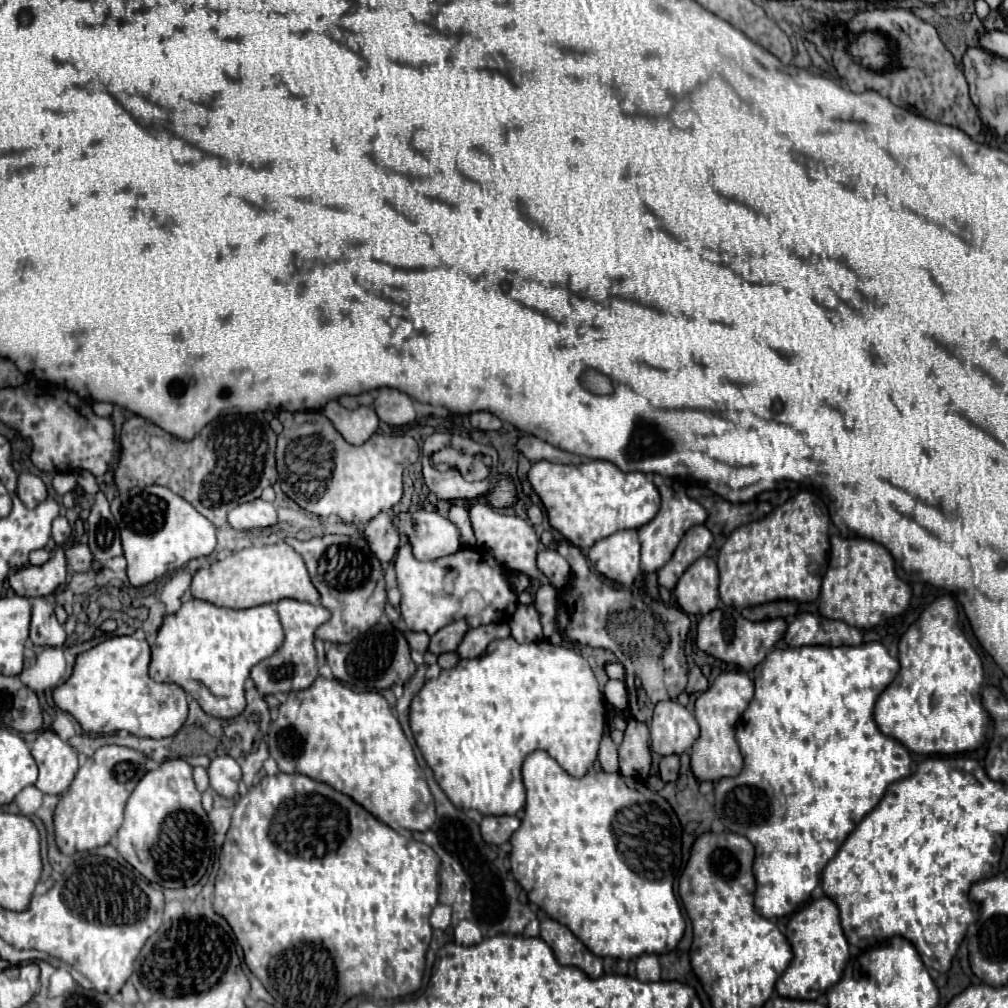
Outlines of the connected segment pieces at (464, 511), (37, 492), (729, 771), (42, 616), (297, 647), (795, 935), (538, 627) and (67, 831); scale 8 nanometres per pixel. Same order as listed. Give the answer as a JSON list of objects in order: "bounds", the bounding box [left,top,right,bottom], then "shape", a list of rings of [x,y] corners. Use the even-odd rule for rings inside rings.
[{"bounds":[448,504,476,546],"shape":[[[452,504],[452,506],[450,506],[450,512],[448,512],[448,518],[460,528],[462,542],[464,542],[466,546],[474,546],[474,544],[476,544],[476,538],[474,538],[472,526],[470,526],[468,508],[466,508],[464,504]]]},{"bounds":[18,472,48,508],"shape":[[[24,472],[18,478],[18,498],[28,508],[36,508],[40,502],[44,502],[48,498],[48,492],[46,492],[44,482],[38,476]]]},{"bounds":[692,672,754,782],"shape":[[[726,672],[714,680],[714,686],[696,698],[696,722],[700,724],[700,738],[692,746],[692,772],[694,776],[710,782],[718,782],[726,776],[738,776],[742,770],[742,754],[734,738],[734,728],[740,714],[748,708],[754,696],[754,684],[744,672]]]},{"bounds":[30,598,66,646],"shape":[[[34,598],[30,640],[38,646],[62,646],[66,642],[64,626],[56,620],[54,604],[48,598]]]},{"bounds":[250,598,330,694],"shape":[[[284,598],[276,604],[276,610],[280,614],[280,622],[284,626],[284,644],[266,660],[258,662],[252,668],[250,678],[254,680],[256,688],[262,694],[278,694],[278,692],[294,692],[304,690],[314,682],[318,676],[318,660],[316,660],[316,648],[314,648],[314,632],[320,624],[324,624],[330,618],[330,610],[320,604],[308,604]]]},{"bounds":[776,896,850,1000],"shape":[[[828,896],[820,900],[812,900],[806,908],[798,910],[788,926],[786,926],[786,938],[792,946],[794,958],[786,972],[778,978],[776,982],[776,992],[784,998],[794,998],[794,1000],[816,1000],[820,998],[830,986],[834,986],[842,970],[850,958],[848,950],[848,940],[842,932],[840,918],[838,918],[838,908],[834,902],[830,902]]]},{"bounds":[510,604,542,642],"shape":[[[534,604],[530,606],[518,606],[512,620],[510,620],[512,638],[516,642],[536,642],[542,640],[542,624],[540,624],[540,612]]]},{"bounds":[54,746,148,854],"shape":[[[102,746],[78,770],[68,792],[60,796],[54,812],[56,844],[62,854],[86,852],[106,846],[122,824],[122,814],[128,796],[146,774],[148,756],[126,746]]]}]

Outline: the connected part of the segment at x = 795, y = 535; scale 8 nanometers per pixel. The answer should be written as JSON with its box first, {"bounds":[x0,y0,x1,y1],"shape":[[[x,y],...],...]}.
{"bounds":[718,490,828,608],"shape":[[[800,490],[762,520],[740,526],[718,554],[720,600],[746,608],[774,600],[814,602],[828,566],[828,510],[809,490]]]}

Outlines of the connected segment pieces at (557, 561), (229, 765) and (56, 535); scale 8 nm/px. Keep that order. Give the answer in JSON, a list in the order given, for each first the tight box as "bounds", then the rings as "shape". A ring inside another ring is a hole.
[{"bounds":[538,548,570,588],"shape":[[[544,548],[542,552],[538,552],[538,570],[556,588],[566,586],[566,582],[570,580],[570,566],[568,566],[568,562],[552,548]]]},{"bounds":[208,756,242,798],"shape":[[[216,756],[208,768],[210,786],[224,798],[234,798],[238,792],[238,782],[242,778],[240,766],[230,756]]]},{"bounds":[52,516,72,546],"shape":[[[58,516],[58,518],[54,520],[54,524],[52,524],[52,538],[54,538],[54,542],[56,542],[58,546],[62,546],[62,544],[68,540],[70,534],[72,534],[72,528],[70,528],[68,520],[66,520],[64,516]]]}]

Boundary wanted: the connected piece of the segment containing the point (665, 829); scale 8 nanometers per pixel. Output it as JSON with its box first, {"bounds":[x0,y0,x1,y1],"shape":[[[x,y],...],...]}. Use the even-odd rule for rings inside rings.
{"bounds":[510,750,686,960],"shape":[[[536,750],[524,760],[522,776],[524,776],[524,786],[526,786],[526,810],[524,810],[526,816],[524,816],[520,828],[510,838],[510,844],[512,844],[510,864],[512,864],[514,878],[528,892],[530,902],[538,904],[556,922],[562,922],[564,926],[568,926],[578,936],[578,940],[582,940],[584,946],[588,950],[592,950],[596,956],[612,956],[612,958],[632,960],[646,952],[648,954],[672,952],[676,948],[676,944],[680,942],[680,938],[684,936],[686,922],[680,912],[680,904],[674,896],[674,870],[672,870],[672,862],[682,862],[682,828],[680,828],[680,822],[678,822],[674,810],[670,810],[670,804],[658,792],[648,790],[644,782],[626,778],[620,772],[616,772],[616,774],[588,772],[582,778],[574,778],[566,770],[562,770],[562,766],[552,756],[548,756],[548,752],[544,752],[544,750]],[[626,808],[632,810],[638,816],[638,820],[628,820],[622,814]]]}

